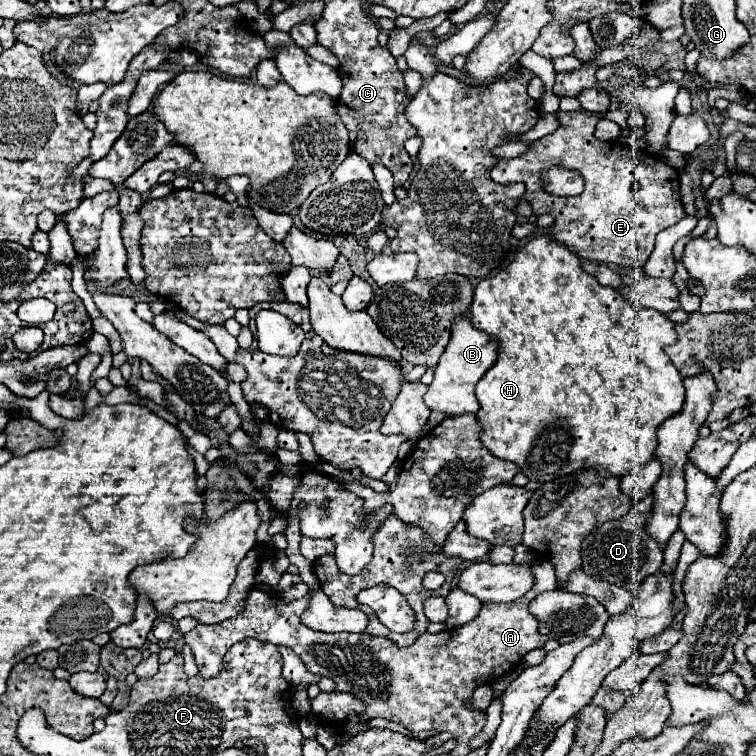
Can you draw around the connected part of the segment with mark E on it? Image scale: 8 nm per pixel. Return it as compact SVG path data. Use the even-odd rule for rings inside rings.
M558 111L560 127L530 145L520 157L500 160L490 171L496 183L522 181L526 185L526 199L536 215L554 215L554 237L568 243L574 251L598 263L612 263L620 267L644 267L654 251L656 235L676 225L686 213L680 201L680 177L670 165L662 165L656 157L638 161L628 145L618 141L594 139L594 127L602 115L588 111ZM550 167L564 167L584 177L586 189L576 197L556 197L544 191L542 173Z

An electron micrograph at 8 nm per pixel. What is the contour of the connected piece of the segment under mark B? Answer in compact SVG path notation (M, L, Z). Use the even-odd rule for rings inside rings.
M462 317L460 321L456 321L456 325L452 325L450 345L446 347L446 351L442 353L442 357L434 369L434 381L430 383L430 387L424 395L424 403L430 409L442 411L448 417L478 413L480 403L474 395L474 387L480 381L480 377L494 365L496 345L498 343L490 335L474 329L468 317Z

